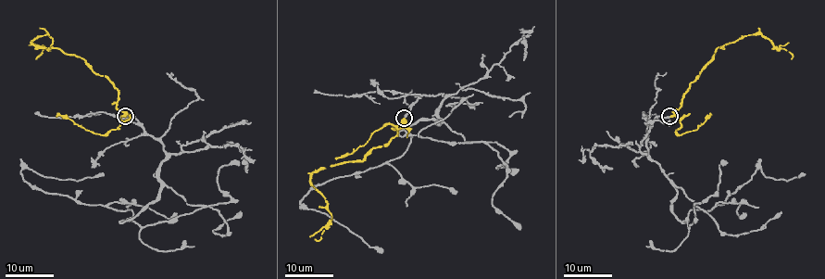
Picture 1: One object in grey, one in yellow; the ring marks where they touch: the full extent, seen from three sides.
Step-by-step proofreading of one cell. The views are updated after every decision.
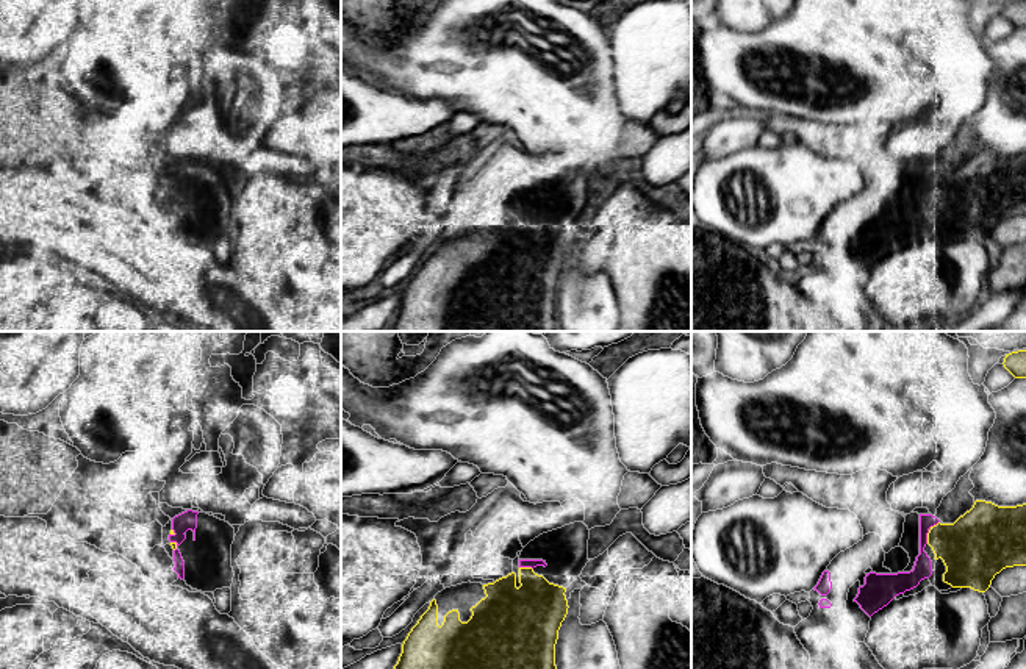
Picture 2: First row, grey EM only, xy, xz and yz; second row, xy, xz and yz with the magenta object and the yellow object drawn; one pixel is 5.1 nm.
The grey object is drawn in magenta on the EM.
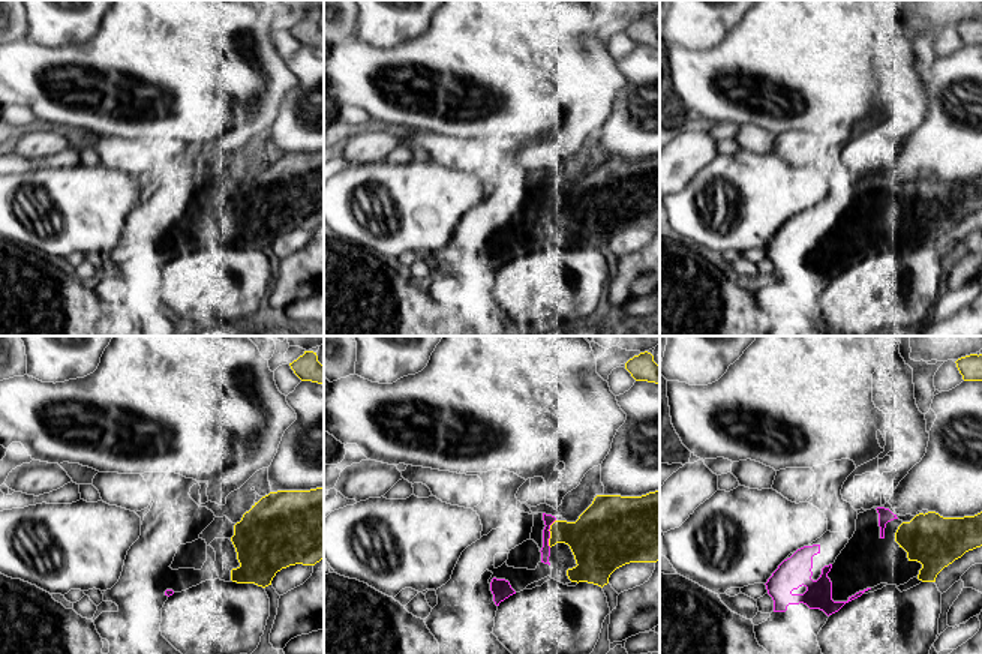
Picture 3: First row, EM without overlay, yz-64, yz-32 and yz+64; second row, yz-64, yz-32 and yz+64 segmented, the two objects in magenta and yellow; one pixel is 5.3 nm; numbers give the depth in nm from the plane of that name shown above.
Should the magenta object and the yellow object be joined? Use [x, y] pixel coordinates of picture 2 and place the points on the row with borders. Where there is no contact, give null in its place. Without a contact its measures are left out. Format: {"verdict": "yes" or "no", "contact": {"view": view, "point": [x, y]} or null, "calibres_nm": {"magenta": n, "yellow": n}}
{"verdict": "yes", "contact": {"view": "xz", "point": [526, 566]}, "calibres_nm": {"magenta": 50, "yellow": 320}}

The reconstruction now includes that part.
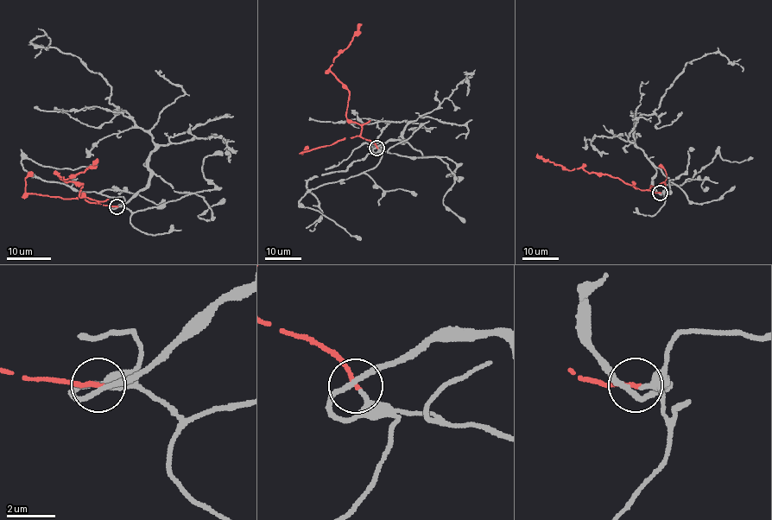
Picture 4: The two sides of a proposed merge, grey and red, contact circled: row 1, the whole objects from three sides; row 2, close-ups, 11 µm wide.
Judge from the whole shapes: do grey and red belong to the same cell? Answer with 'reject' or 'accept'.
accept

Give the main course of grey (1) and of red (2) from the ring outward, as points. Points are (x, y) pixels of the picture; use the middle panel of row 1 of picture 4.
1: (377, 148), (389, 141), (403, 142), (408, 123), (390, 122), (362, 160), (307, 181), (322, 212), (309, 230)
2: (376, 147), (360, 136), (362, 127), (346, 118), (349, 91), (329, 69), (332, 60), (347, 47), (361, 24)

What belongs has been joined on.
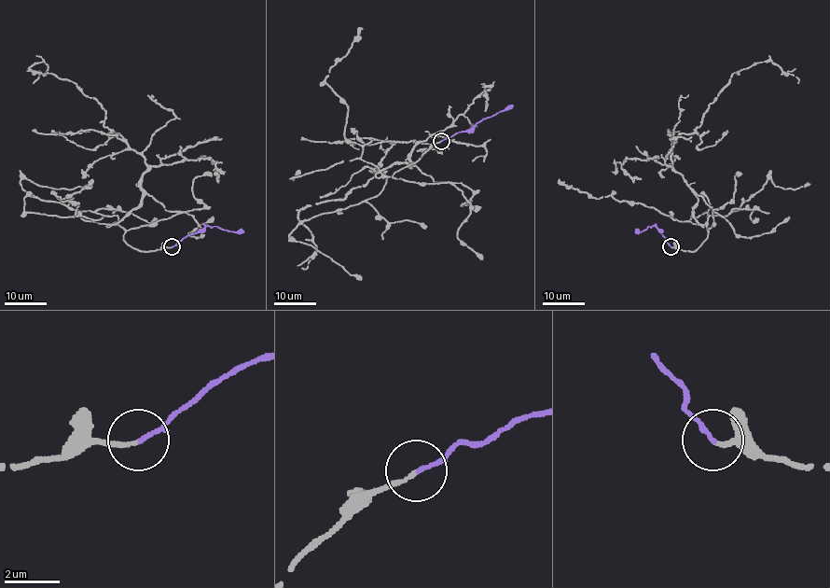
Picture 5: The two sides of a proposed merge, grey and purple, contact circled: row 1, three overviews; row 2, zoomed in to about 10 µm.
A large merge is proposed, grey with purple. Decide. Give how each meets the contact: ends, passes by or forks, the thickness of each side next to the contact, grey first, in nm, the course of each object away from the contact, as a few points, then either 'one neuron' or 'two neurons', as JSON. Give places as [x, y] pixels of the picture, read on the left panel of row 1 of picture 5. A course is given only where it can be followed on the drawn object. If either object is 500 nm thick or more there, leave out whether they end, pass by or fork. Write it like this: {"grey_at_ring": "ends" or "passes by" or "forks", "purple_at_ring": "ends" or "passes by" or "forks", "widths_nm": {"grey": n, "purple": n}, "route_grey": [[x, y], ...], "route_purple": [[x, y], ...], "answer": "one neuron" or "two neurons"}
{"grey_at_ring": "ends", "purple_at_ring": "ends", "widths_nm": {"grey": 140, "purple": 140}, "route_grey": [[172, 246], [140, 251], [112, 225], [140, 202], [146, 168], [93, 97], [30, 69], [44, 62], [33, 82]], "route_purple": [[172, 246], [207, 226], [244, 231]], "answer": "one neuron"}

